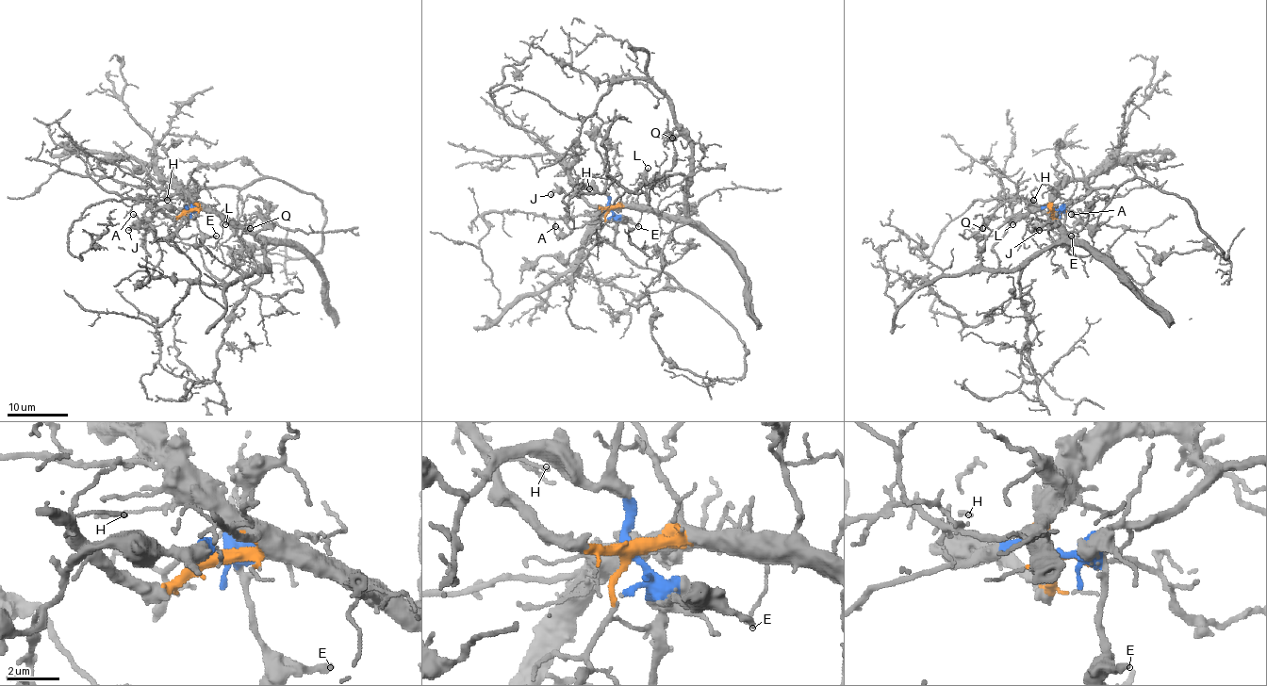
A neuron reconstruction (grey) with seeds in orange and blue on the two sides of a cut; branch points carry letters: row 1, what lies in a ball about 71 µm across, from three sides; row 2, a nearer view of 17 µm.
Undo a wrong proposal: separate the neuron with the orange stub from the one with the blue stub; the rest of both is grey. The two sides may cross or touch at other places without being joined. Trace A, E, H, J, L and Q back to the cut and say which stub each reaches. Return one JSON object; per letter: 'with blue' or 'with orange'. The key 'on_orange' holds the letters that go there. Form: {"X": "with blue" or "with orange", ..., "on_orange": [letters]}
{"A": "with blue", "E": "with blue", "H": "with orange", "J": "with blue", "L": "with orange", "Q": "with orange", "on_orange": ["H", "L", "Q"]}

